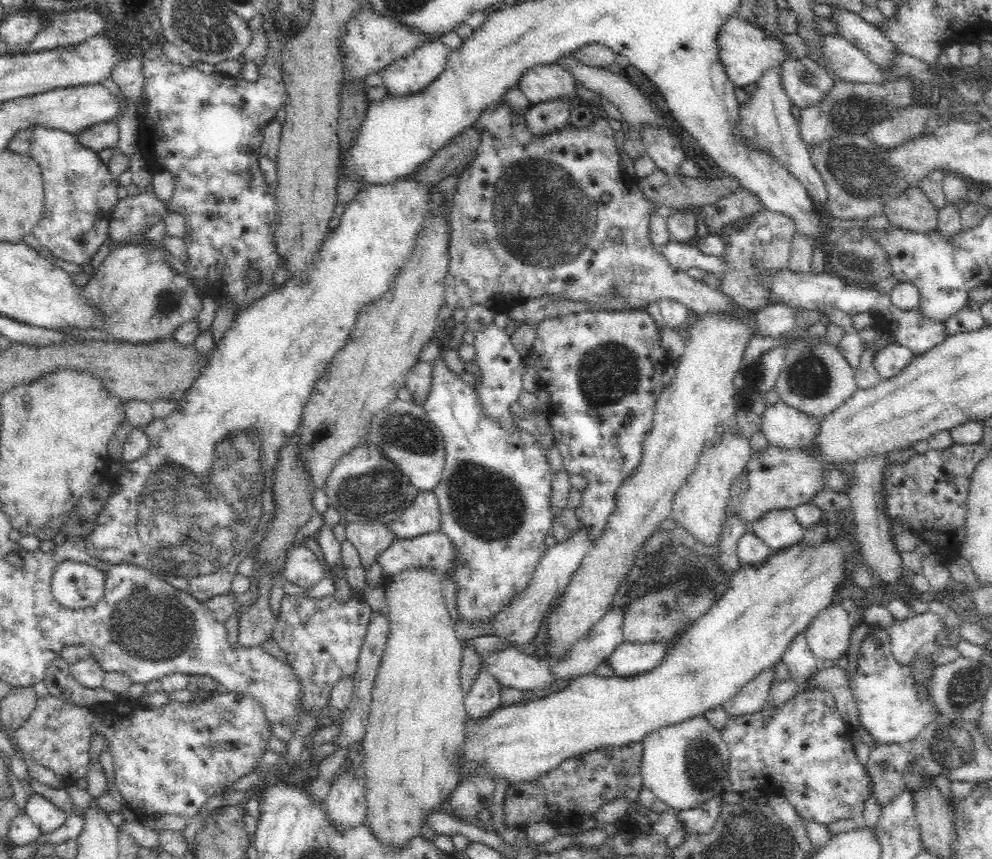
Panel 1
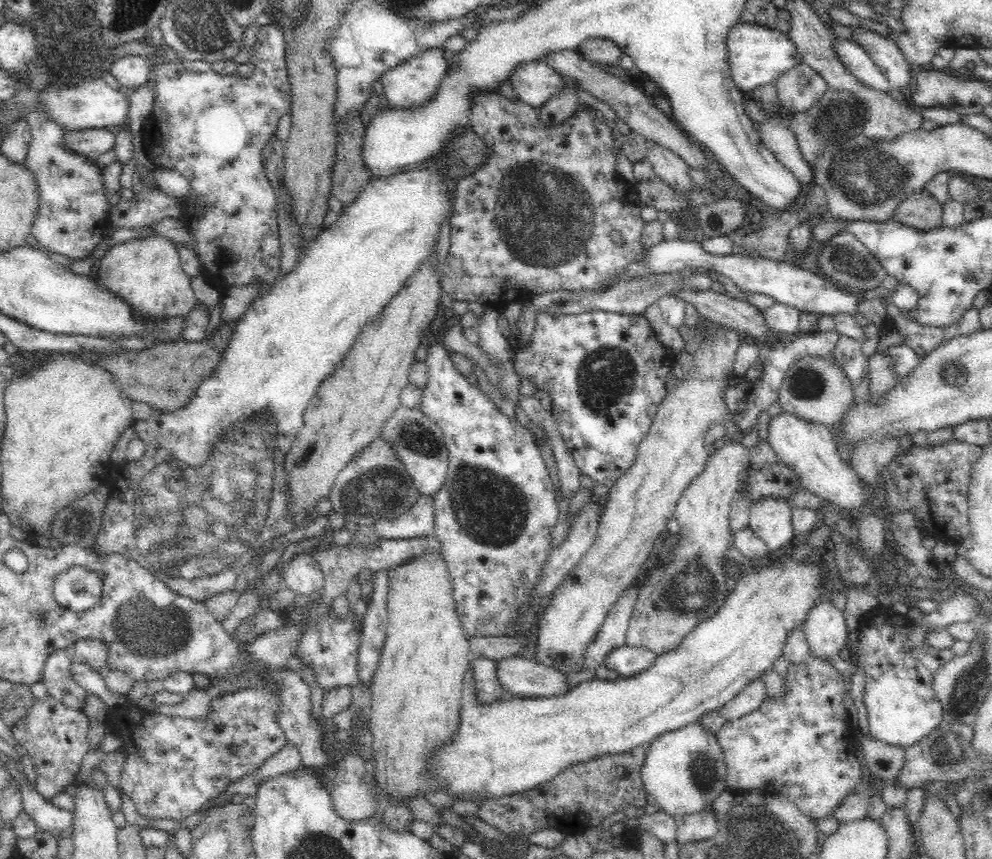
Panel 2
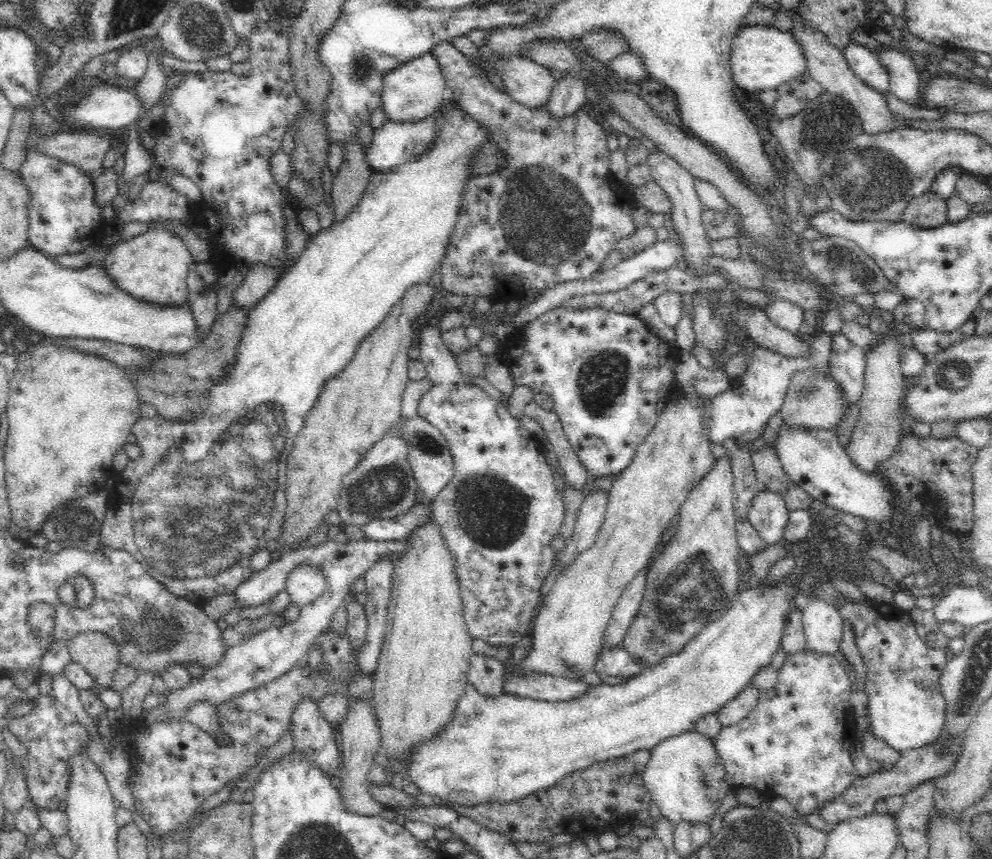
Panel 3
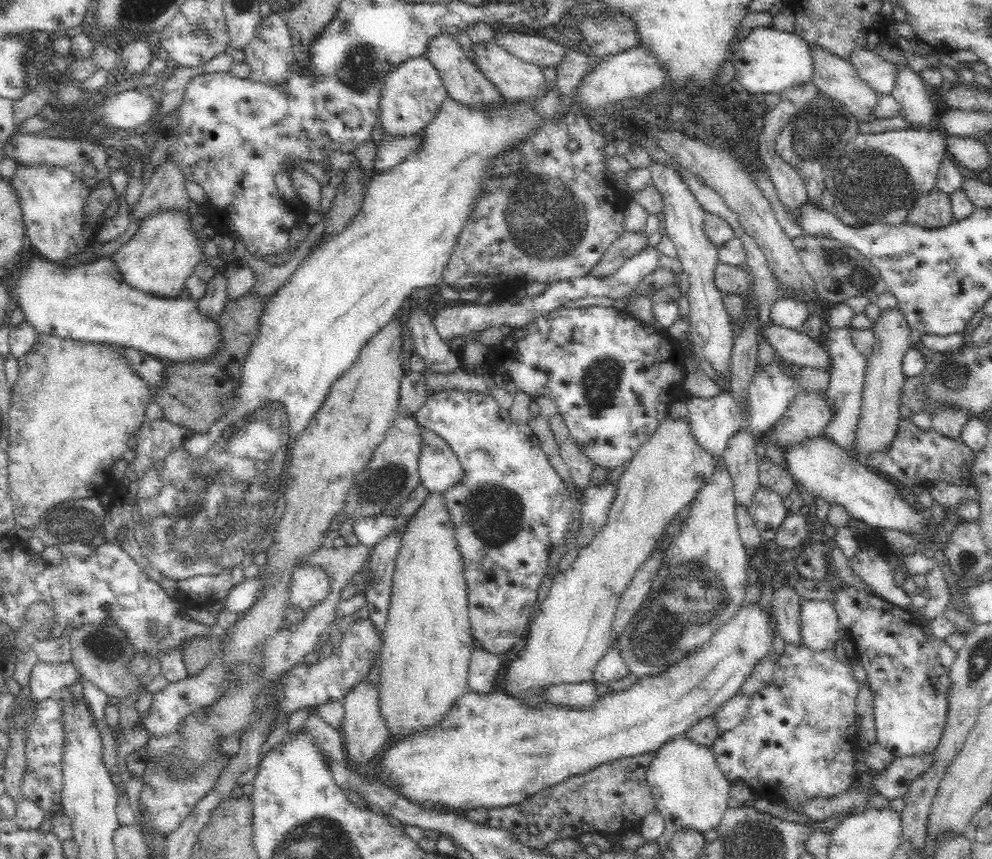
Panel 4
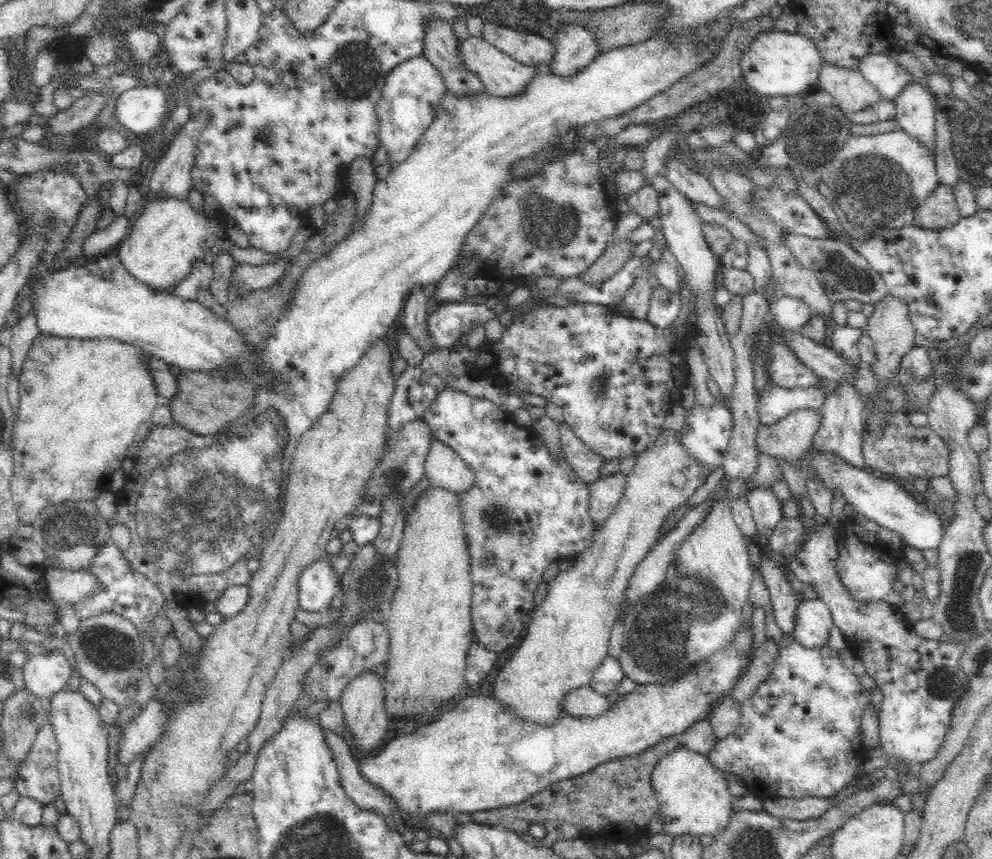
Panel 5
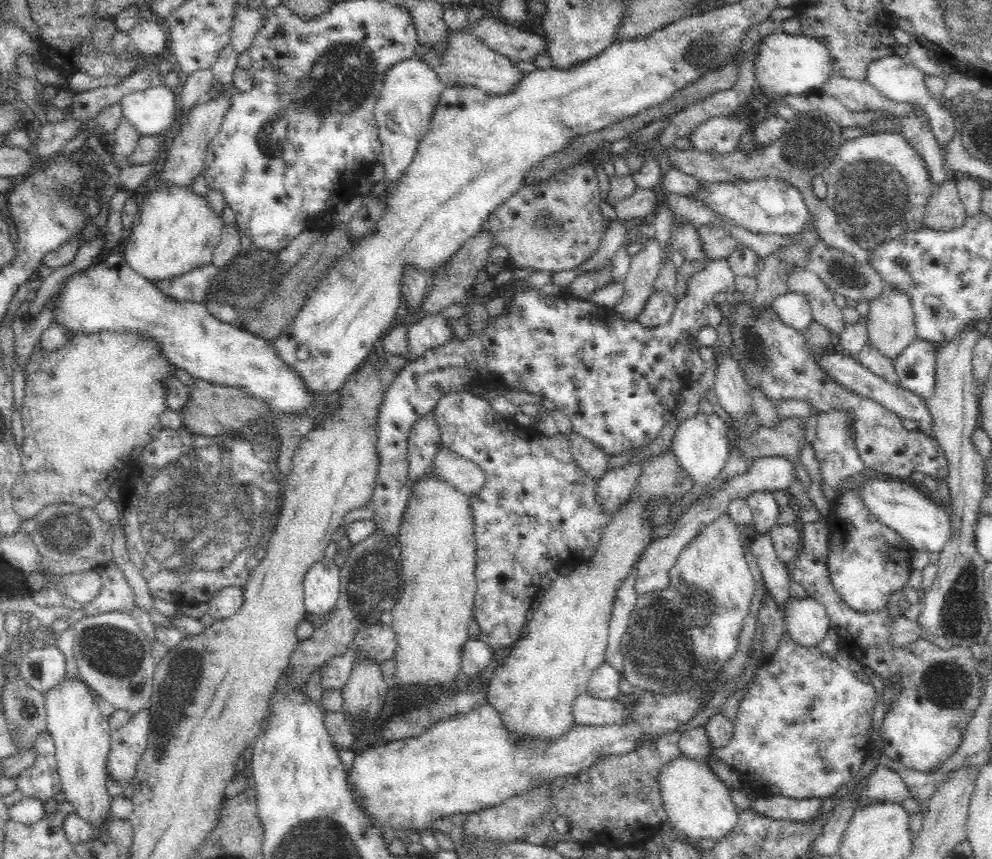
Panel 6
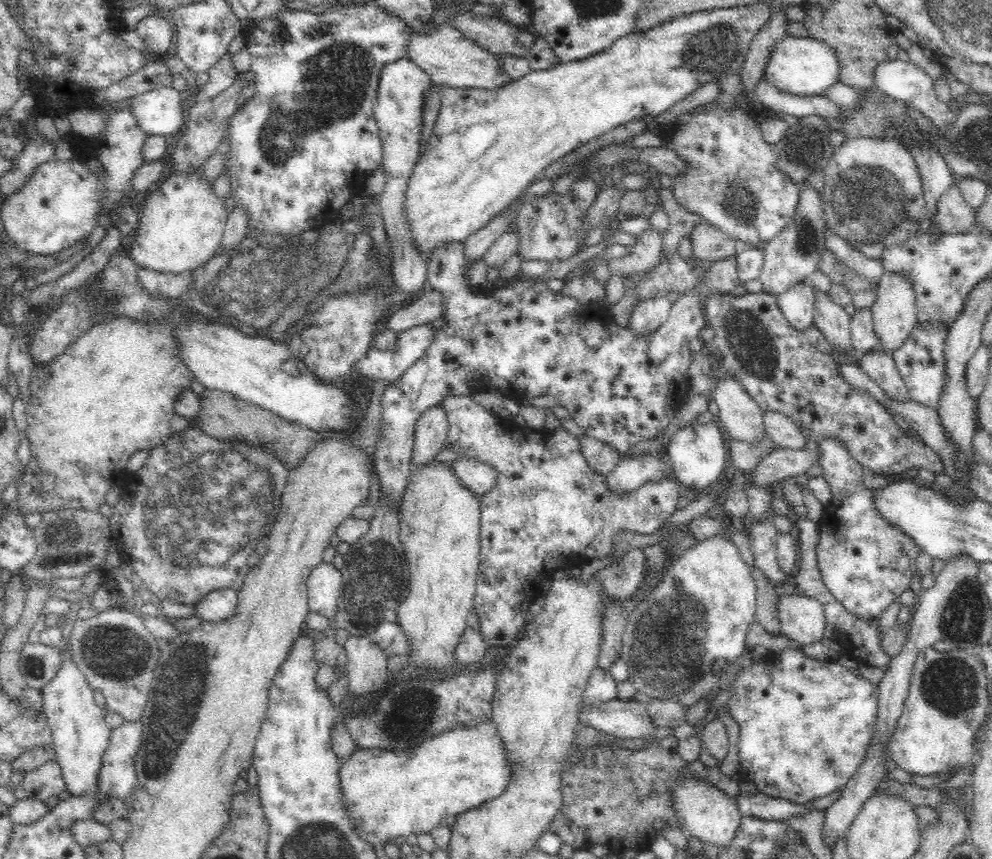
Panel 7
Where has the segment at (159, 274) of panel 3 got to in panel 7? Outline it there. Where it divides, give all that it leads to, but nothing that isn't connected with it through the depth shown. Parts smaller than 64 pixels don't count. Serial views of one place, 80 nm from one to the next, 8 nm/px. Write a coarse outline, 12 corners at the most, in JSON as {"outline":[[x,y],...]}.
{"outline":[[203,166],[144,202],[124,252],[183,273],[221,246],[229,215]]}

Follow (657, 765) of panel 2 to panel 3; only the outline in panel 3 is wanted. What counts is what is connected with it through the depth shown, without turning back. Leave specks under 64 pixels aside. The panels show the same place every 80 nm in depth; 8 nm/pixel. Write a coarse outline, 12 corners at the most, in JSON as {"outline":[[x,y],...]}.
{"outline":[[689,730],[651,750],[643,783],[673,828],[709,826],[733,792]]}

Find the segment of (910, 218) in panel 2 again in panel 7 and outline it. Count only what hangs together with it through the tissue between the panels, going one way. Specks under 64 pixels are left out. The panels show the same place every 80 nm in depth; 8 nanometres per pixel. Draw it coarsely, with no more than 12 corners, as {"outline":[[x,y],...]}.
{"outline":[[954,183],[937,204],[935,221],[946,234],[964,234],[976,208]]}

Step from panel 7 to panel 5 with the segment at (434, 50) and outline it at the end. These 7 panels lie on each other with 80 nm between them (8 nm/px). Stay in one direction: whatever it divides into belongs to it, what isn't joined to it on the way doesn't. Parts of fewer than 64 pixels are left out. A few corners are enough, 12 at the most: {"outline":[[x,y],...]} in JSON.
{"outline":[[482,37],[458,39],[464,69],[478,75],[484,94],[516,96],[534,67]]}

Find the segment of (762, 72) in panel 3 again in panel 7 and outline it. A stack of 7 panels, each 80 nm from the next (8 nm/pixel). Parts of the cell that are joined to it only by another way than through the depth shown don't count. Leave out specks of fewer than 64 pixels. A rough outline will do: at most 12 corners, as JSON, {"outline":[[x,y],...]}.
{"outline":[[786,35],[763,77],[790,96],[824,96],[839,81],[837,54]]}

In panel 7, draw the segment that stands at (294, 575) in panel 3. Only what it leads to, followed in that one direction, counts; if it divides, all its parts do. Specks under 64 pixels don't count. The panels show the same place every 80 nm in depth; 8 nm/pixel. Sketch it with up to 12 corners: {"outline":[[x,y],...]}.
{"outline":[[322,561],[307,580],[309,612],[334,621],[340,570]]}

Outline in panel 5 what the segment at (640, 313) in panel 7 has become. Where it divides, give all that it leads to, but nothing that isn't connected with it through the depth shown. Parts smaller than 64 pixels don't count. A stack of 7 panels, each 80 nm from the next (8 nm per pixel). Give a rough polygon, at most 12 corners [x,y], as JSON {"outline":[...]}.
{"outline":[[663,286],[652,291],[644,319],[668,328],[682,300]]}

